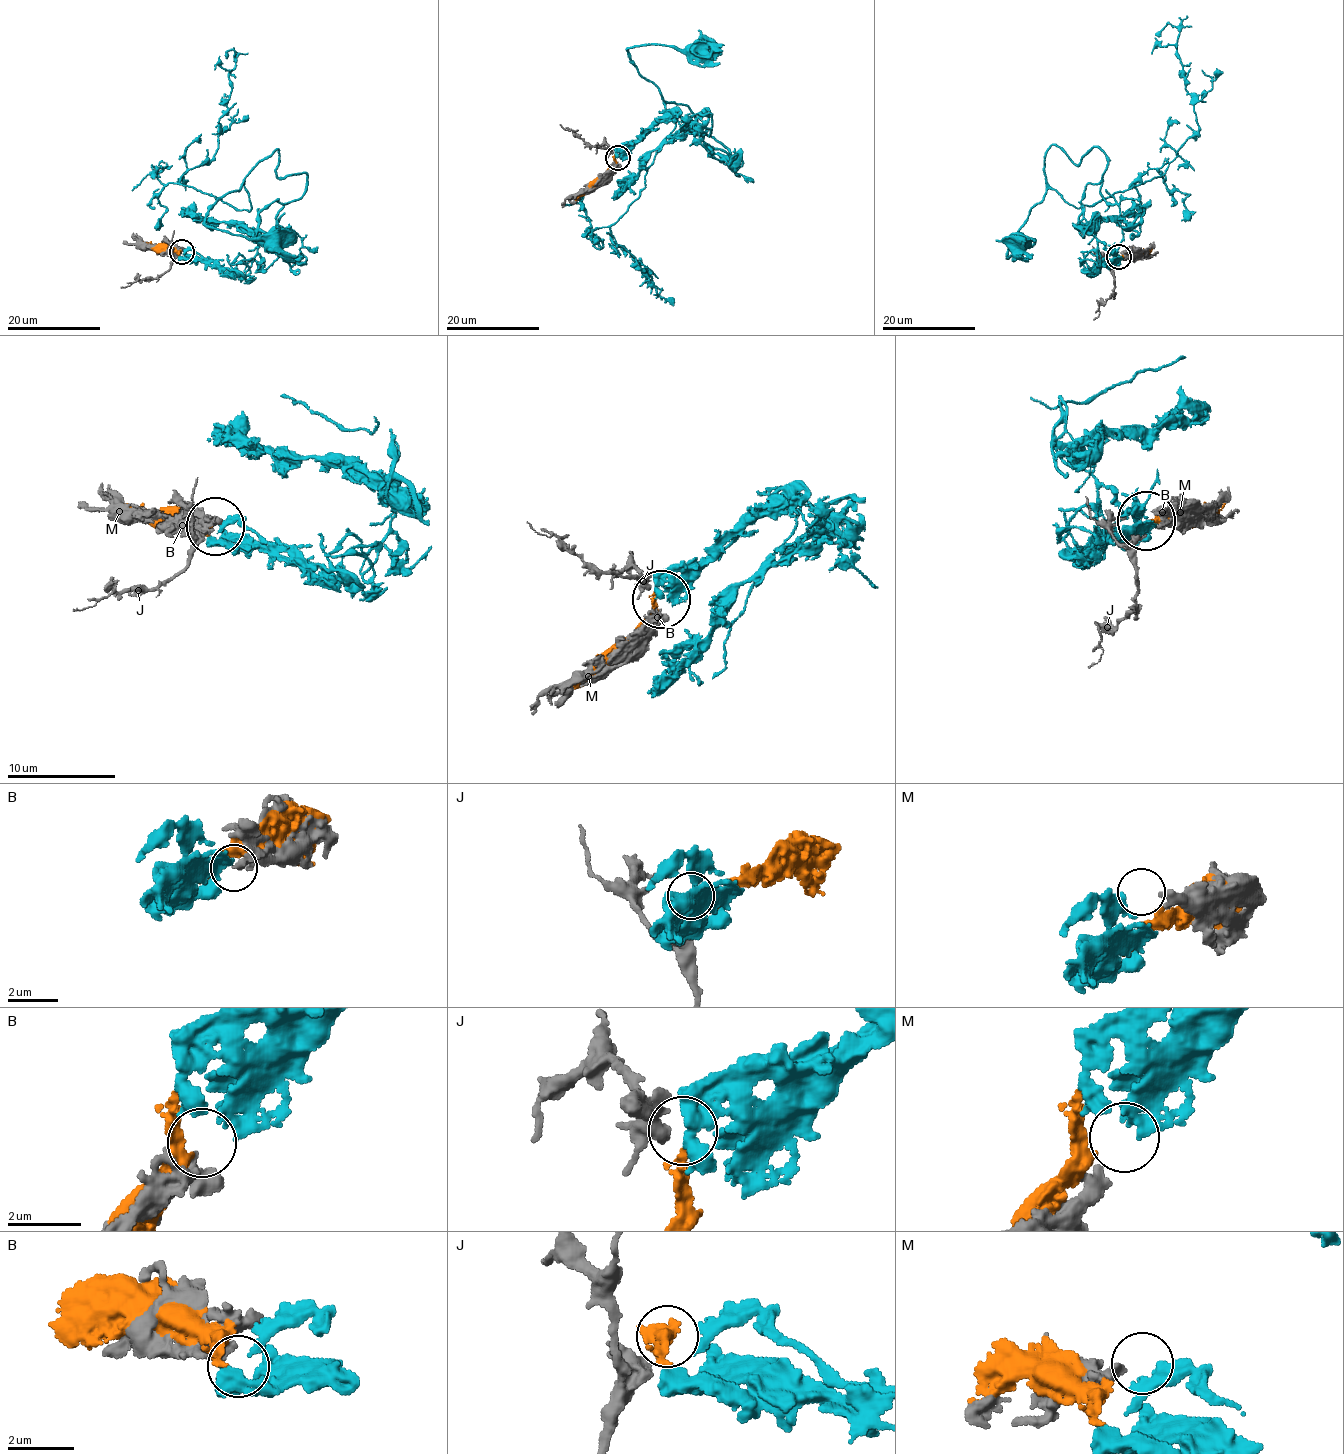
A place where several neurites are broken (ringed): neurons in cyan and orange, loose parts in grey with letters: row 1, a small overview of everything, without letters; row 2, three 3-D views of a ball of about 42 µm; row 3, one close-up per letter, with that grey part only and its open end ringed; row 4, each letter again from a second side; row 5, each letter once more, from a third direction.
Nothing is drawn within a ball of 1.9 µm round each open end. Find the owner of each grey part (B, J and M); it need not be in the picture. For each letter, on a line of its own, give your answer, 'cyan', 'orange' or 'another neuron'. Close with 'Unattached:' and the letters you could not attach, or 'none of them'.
B: cyan
J: another neuron
M: another neuron
Unattached: J, M

